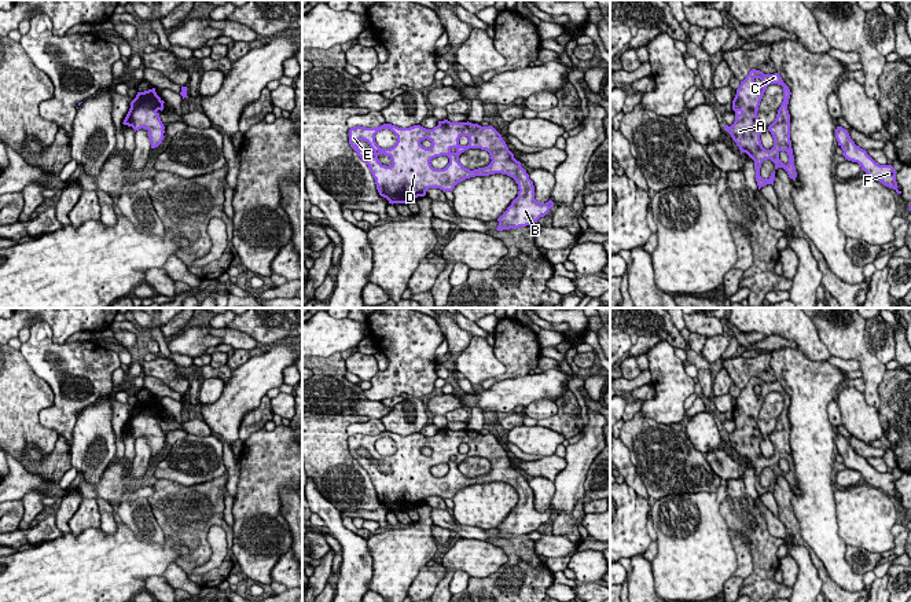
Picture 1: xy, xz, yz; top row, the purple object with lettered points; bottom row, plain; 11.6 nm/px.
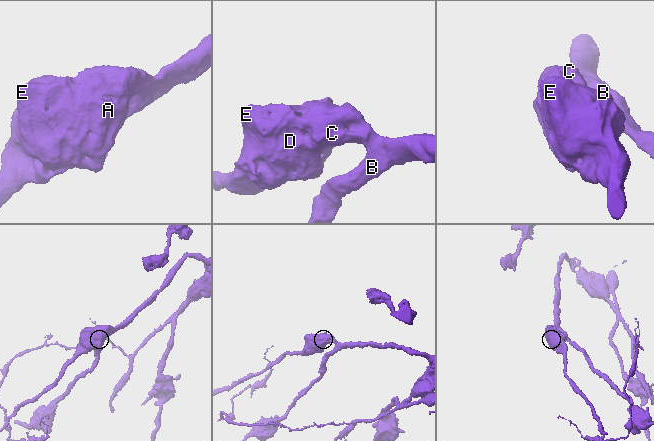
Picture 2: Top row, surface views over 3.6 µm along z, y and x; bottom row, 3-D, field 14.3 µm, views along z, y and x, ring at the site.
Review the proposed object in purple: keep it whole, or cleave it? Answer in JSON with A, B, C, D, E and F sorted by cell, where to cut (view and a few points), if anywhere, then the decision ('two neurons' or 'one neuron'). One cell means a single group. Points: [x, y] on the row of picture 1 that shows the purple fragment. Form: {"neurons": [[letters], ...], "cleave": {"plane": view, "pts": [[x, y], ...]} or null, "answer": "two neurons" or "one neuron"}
{"neurons": [["A", "B", "C", "D", "E", "F"]], "cleave": null, "answer": "one neuron"}

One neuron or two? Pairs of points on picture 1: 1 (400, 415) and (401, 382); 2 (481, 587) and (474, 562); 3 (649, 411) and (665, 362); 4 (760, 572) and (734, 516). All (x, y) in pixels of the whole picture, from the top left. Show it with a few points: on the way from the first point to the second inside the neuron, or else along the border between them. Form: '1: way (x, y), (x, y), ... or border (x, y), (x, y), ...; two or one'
1: border (410, 395), (421, 399); two
2: border (506, 561), (485, 576), (470, 577); two
3: way (661, 399), (665, 395), (665, 374); one
4: way (760, 558), (760, 542), (748, 529); one

